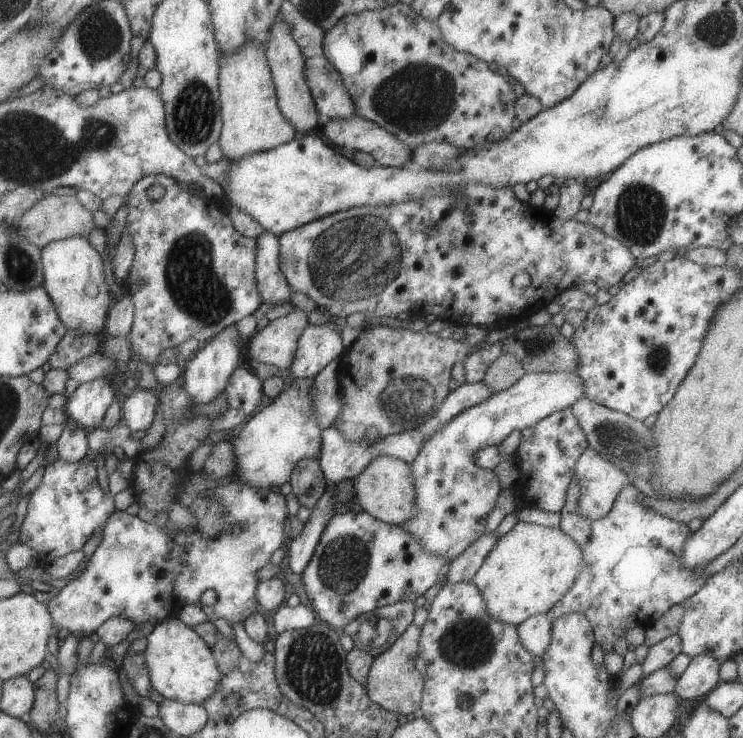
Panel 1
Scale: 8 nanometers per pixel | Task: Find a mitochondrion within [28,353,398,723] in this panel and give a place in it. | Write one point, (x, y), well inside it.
(313, 668)

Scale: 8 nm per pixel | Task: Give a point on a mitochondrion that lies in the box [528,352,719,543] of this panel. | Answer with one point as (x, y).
(618, 438)

